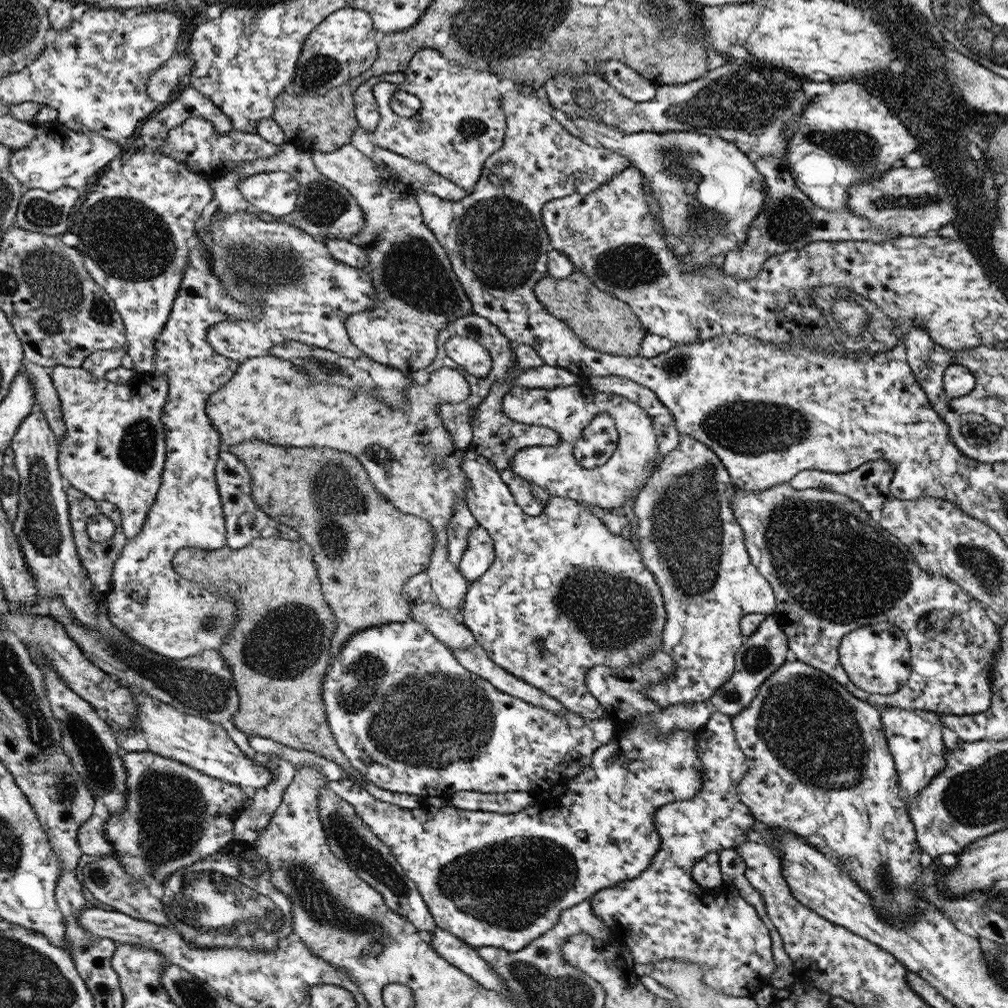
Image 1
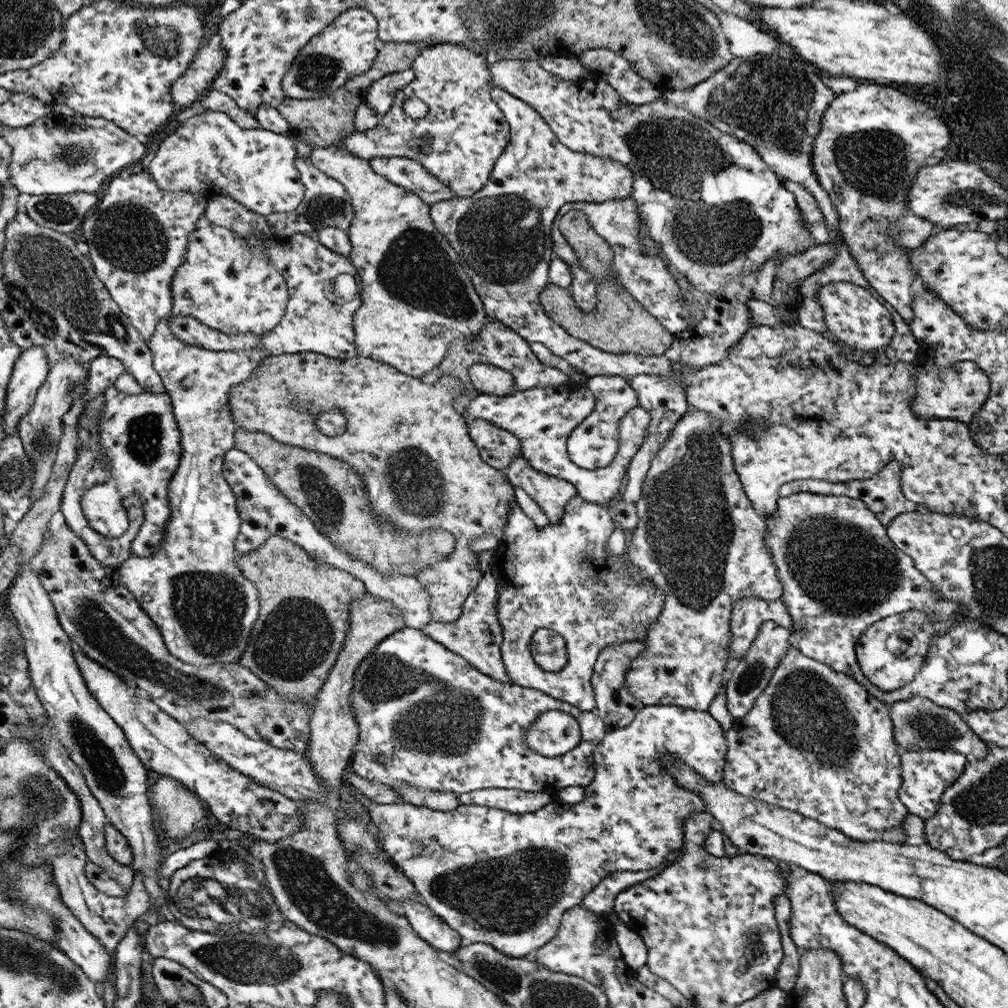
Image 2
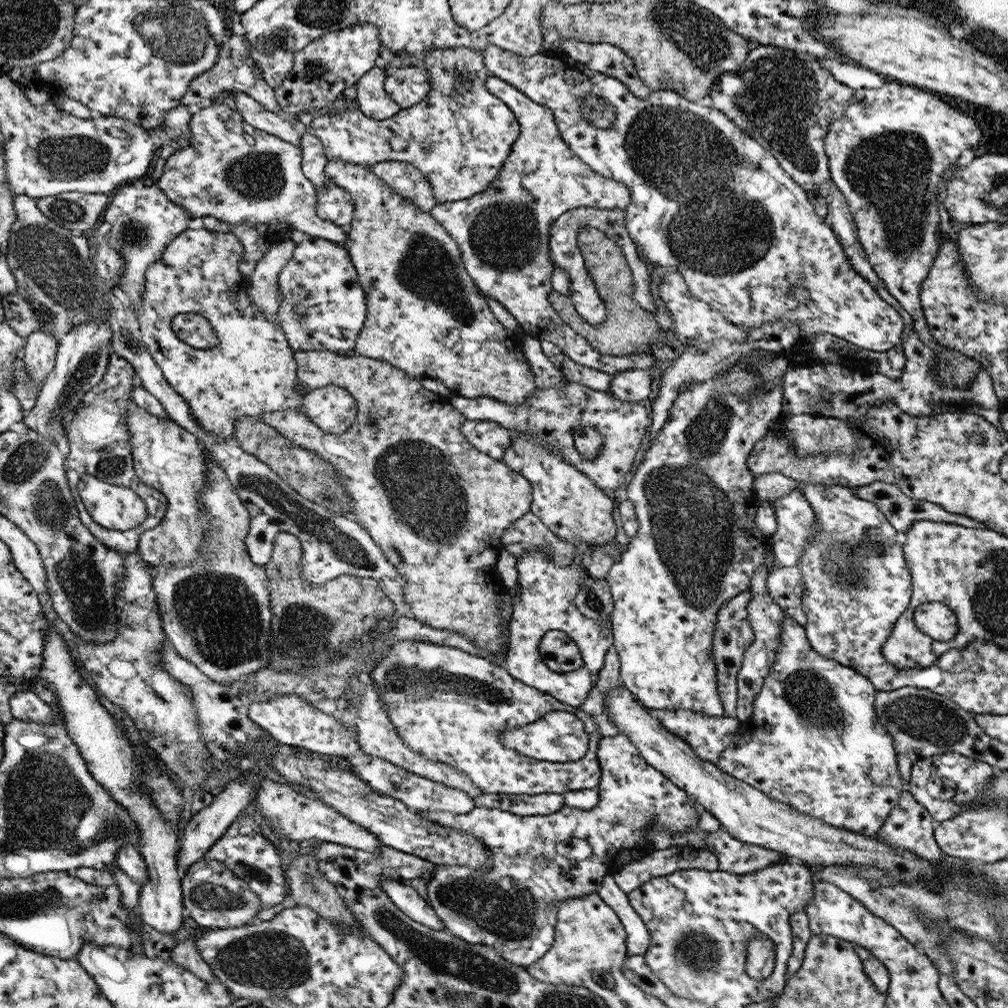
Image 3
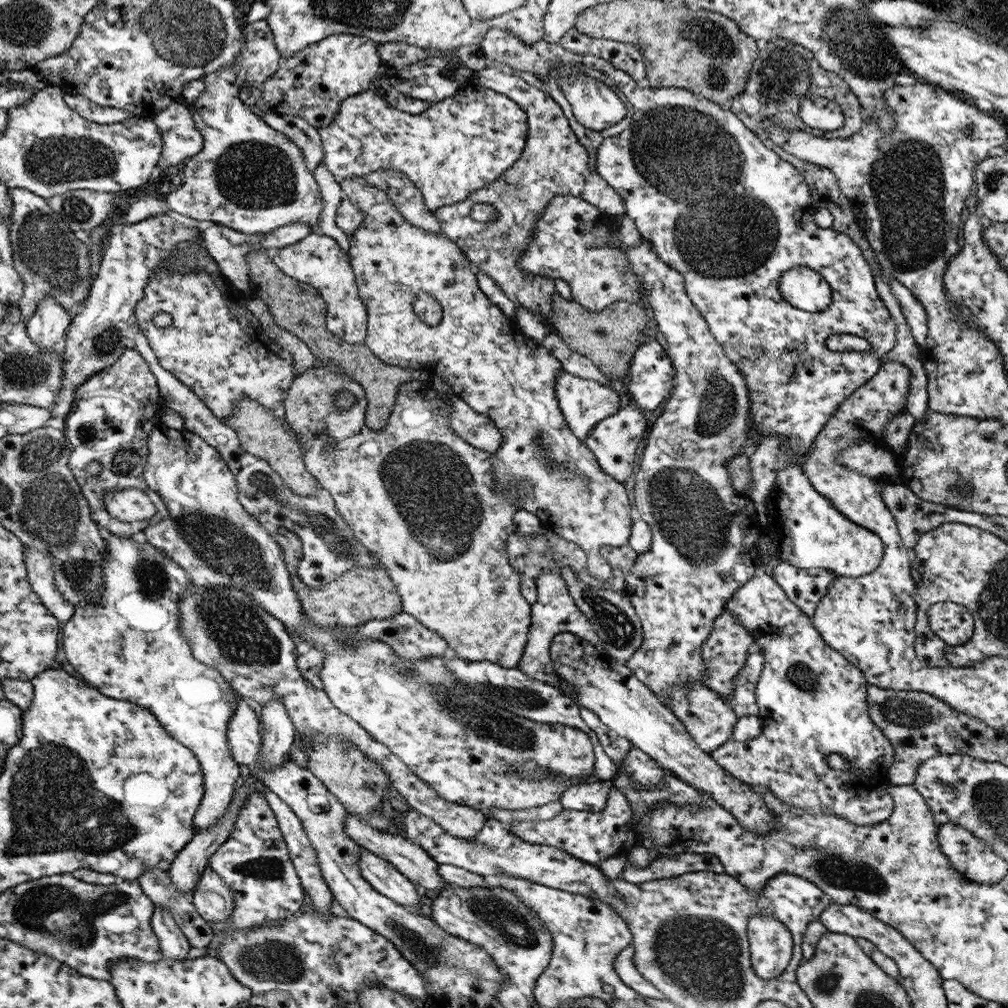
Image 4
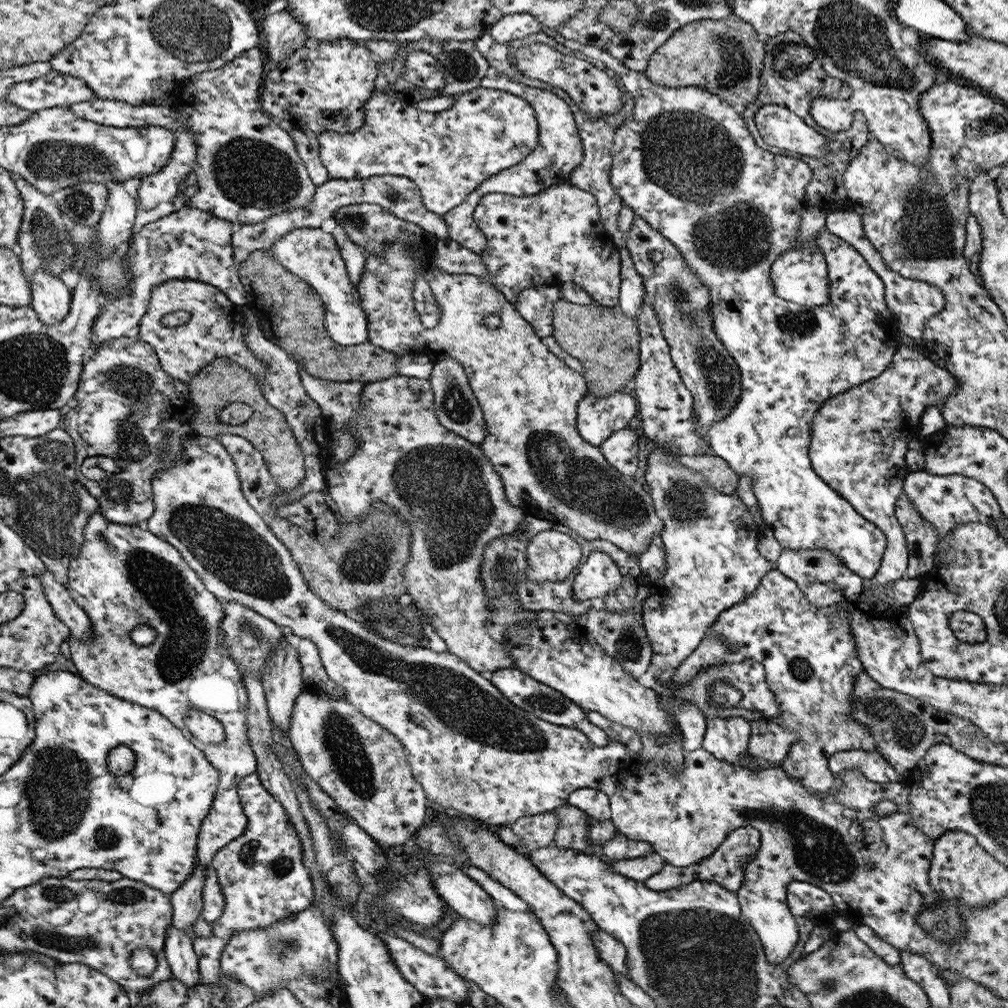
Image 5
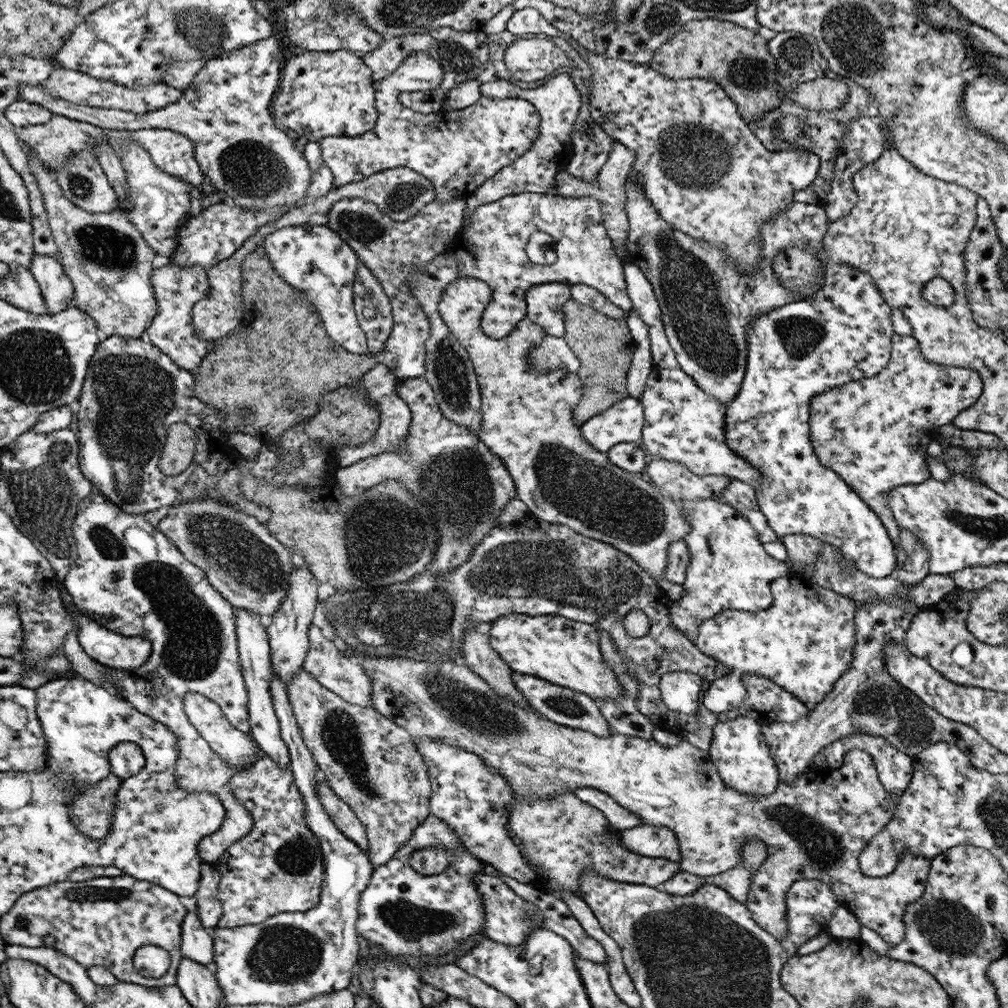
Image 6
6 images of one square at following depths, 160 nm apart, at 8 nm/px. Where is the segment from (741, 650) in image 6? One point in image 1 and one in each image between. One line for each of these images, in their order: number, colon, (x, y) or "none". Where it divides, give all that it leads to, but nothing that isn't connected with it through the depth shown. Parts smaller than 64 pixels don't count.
1: (820, 765)
2: (815, 742)
3: (817, 743)
4: (813, 702)
5: (808, 652)

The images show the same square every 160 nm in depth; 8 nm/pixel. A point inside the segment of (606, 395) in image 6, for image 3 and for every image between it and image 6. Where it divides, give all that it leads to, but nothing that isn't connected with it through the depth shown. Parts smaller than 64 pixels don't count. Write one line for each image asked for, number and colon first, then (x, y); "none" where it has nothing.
3: (627, 328)
4: (609, 338)
5: (604, 339)

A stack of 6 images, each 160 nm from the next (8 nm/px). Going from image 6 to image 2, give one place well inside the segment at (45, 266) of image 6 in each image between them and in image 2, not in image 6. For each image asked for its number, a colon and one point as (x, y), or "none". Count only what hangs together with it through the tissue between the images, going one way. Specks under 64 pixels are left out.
2: (32, 369)
3: (39, 353)
4: (49, 325)
5: (52, 300)

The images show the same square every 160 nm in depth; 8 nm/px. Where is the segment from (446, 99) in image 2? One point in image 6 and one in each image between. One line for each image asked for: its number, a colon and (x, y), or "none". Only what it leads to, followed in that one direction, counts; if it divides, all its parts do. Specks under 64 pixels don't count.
3: (459, 137)
4: (461, 144)
5: (449, 153)
6: (458, 150)

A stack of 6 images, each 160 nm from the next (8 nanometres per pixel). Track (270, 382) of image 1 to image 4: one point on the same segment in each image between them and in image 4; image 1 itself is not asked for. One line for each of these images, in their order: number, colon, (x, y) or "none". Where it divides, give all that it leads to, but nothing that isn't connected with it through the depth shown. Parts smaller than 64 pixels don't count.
2: (421, 469)
3: (435, 505)
4: (420, 498)

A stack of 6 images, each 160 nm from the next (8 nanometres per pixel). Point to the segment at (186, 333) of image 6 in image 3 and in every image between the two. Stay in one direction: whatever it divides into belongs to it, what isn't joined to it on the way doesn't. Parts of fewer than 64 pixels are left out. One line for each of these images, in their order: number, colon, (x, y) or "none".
3: (252, 371)
4: (215, 345)
5: (216, 329)

